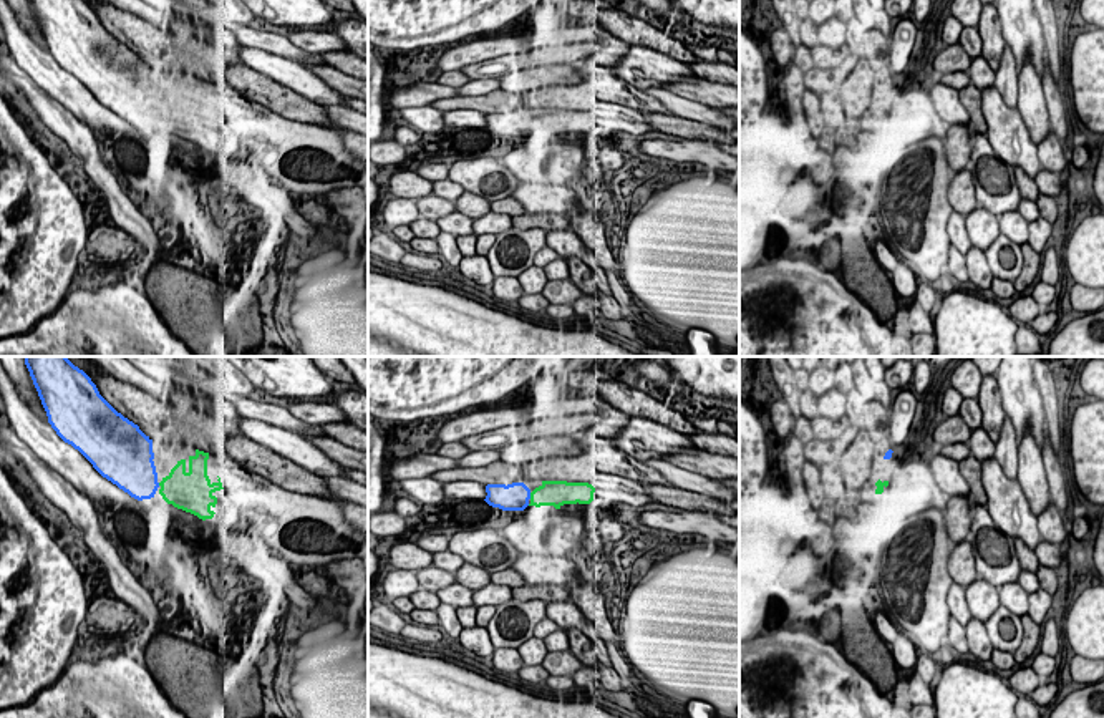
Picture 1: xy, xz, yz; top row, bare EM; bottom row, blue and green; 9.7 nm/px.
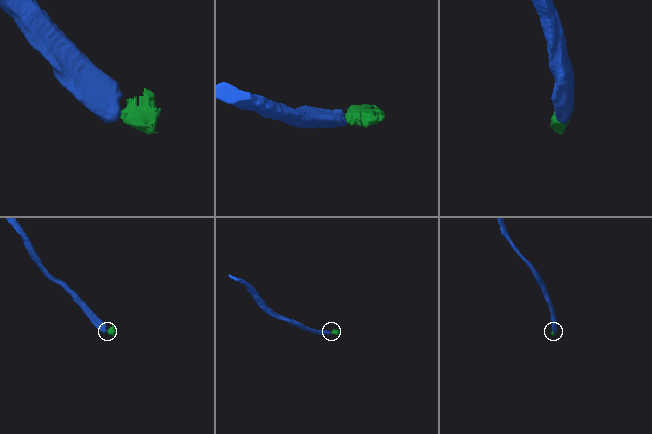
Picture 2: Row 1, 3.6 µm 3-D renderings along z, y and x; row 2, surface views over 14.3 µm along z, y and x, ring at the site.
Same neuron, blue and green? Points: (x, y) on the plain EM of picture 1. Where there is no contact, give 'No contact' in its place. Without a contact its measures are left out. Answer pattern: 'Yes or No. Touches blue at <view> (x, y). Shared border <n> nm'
Yes. Touches blue at xz (529, 125). Shared border 70 nm

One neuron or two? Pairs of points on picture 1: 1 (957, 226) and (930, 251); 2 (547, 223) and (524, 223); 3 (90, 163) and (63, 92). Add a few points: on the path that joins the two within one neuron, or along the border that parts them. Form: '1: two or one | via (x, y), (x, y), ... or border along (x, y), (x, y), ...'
1: two | border along (953, 211), (947, 226), (950, 242)
2: one | via (542, 223), (529, 223)
3: two | border along (38, 87), (82, 120), (95, 135)

